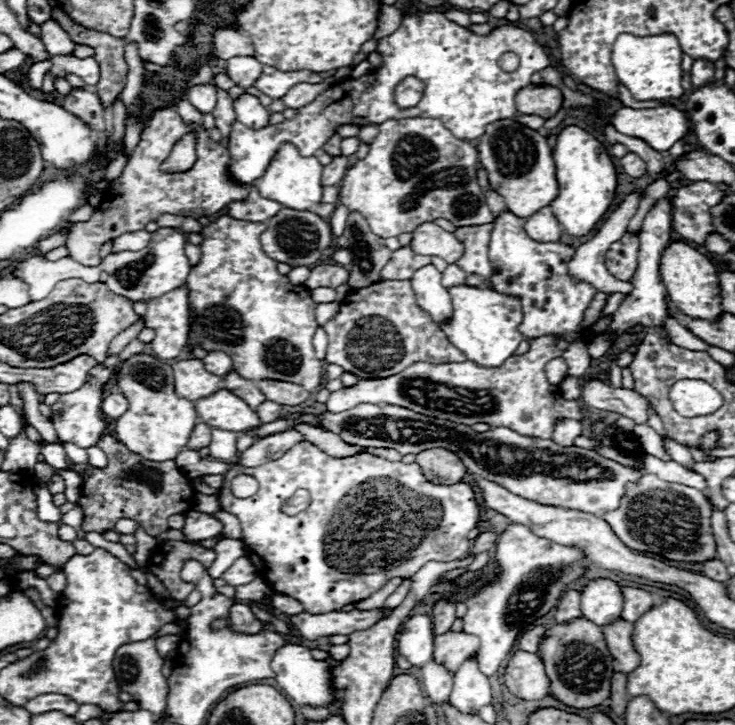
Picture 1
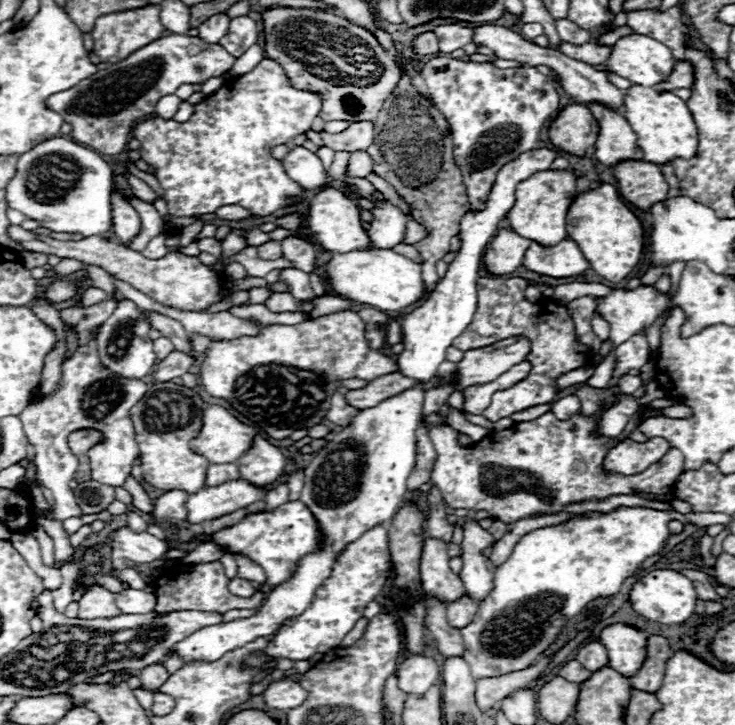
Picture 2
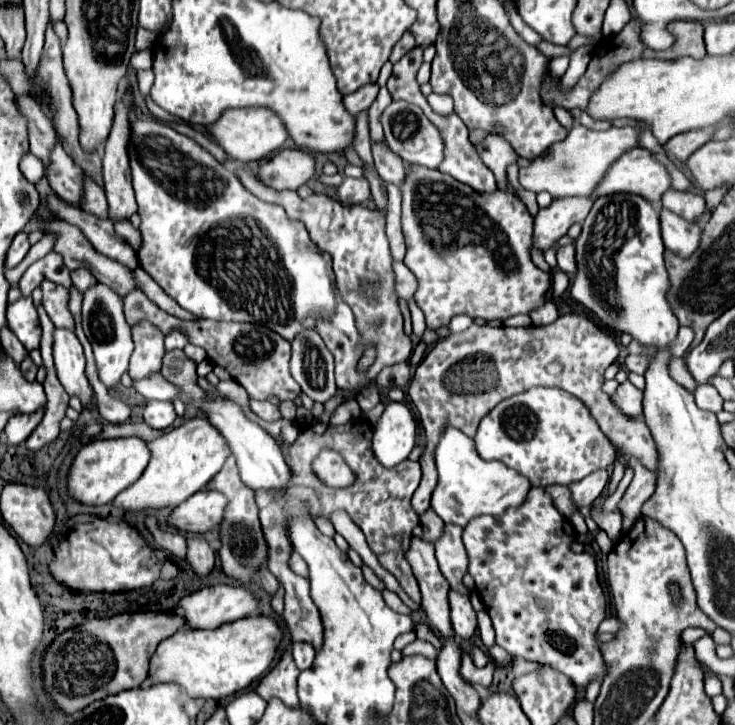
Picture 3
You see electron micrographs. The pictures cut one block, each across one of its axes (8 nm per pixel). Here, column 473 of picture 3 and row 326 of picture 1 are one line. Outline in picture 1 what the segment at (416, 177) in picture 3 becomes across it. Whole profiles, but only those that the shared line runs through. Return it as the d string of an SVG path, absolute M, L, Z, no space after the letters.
M220 216L202 228L202 258L190 268L186 280L190 304L188 344L196 344L208 352L226 352L234 362L234 370L246 380L294 382L312 392L322 382L322 360L316 358L312 346L312 336L318 328L314 318L316 304L312 304L306 286L294 286L288 276L278 272L276 260L264 256L260 248L260 234L264 230L266 224L248 224L248 220L232 220L230 216Z

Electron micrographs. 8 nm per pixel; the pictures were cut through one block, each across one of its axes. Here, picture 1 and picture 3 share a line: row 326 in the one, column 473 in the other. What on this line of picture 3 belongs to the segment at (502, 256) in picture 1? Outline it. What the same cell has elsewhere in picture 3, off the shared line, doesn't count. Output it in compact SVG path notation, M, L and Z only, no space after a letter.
M532 488L530 494L528 494L528 498L526 498L526 502L522 504L522 508L510 508L504 516L478 516L478 518L474 518L464 528L464 546L466 546L468 558L470 558L468 572L474 576L474 582L476 582L476 590L480 594L480 600L482 600L486 612L490 614L490 618L492 618L492 624L494 624L494 630L496 630L496 644L502 646L512 656L522 656L522 658L532 660L532 662L538 662L538 664L550 664L552 668L564 672L576 686L586 688L592 680L606 676L606 662L602 660L600 644L596 640L598 626L606 618L606 598L604 598L602 586L598 582L596 560L590 554L574 554L570 550L570 542L572 540L574 540L574 526L570 524L570 520L566 520L566 518L560 516L560 512L556 510L550 494L544 488Z

